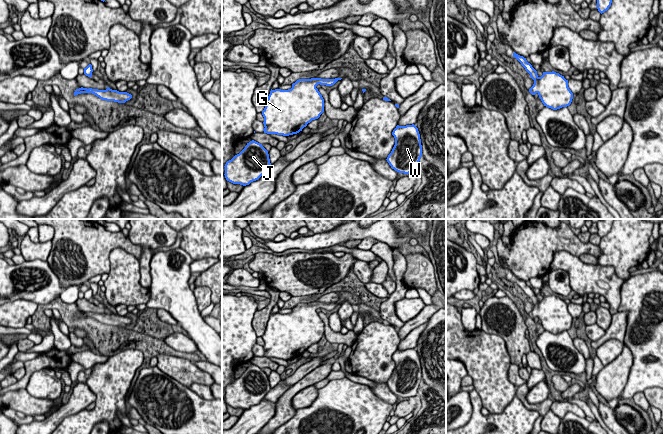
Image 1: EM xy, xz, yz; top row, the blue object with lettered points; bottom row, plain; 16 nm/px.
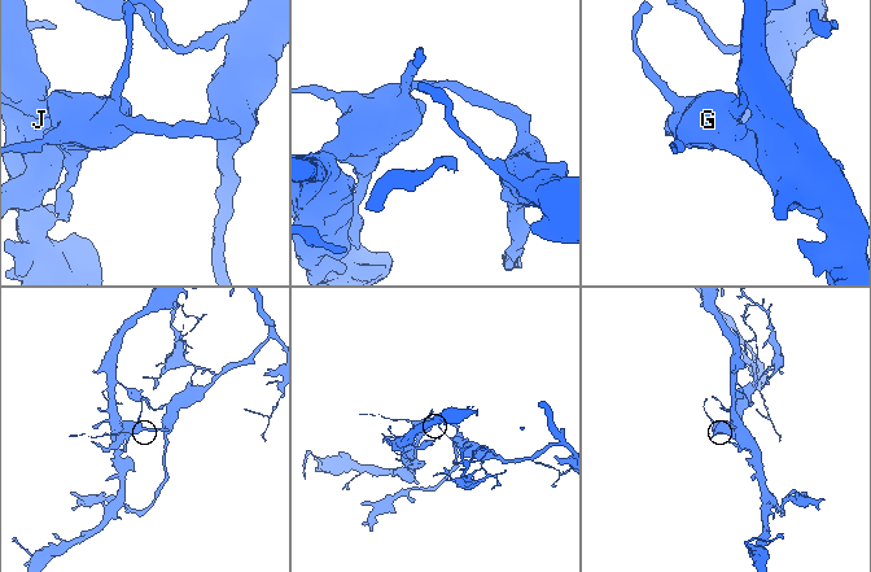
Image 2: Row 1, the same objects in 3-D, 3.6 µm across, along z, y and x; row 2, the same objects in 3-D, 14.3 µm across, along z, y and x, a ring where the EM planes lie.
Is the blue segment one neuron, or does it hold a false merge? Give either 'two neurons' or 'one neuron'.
two neurons

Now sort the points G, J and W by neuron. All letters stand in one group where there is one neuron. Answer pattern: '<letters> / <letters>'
G J / W

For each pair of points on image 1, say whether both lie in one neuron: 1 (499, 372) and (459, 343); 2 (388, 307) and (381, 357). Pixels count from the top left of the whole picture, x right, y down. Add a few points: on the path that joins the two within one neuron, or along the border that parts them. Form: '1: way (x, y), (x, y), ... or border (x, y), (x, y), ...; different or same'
1: way (489, 362), (476, 349), (469, 347); same
2: border (391, 324), (395, 327); different

